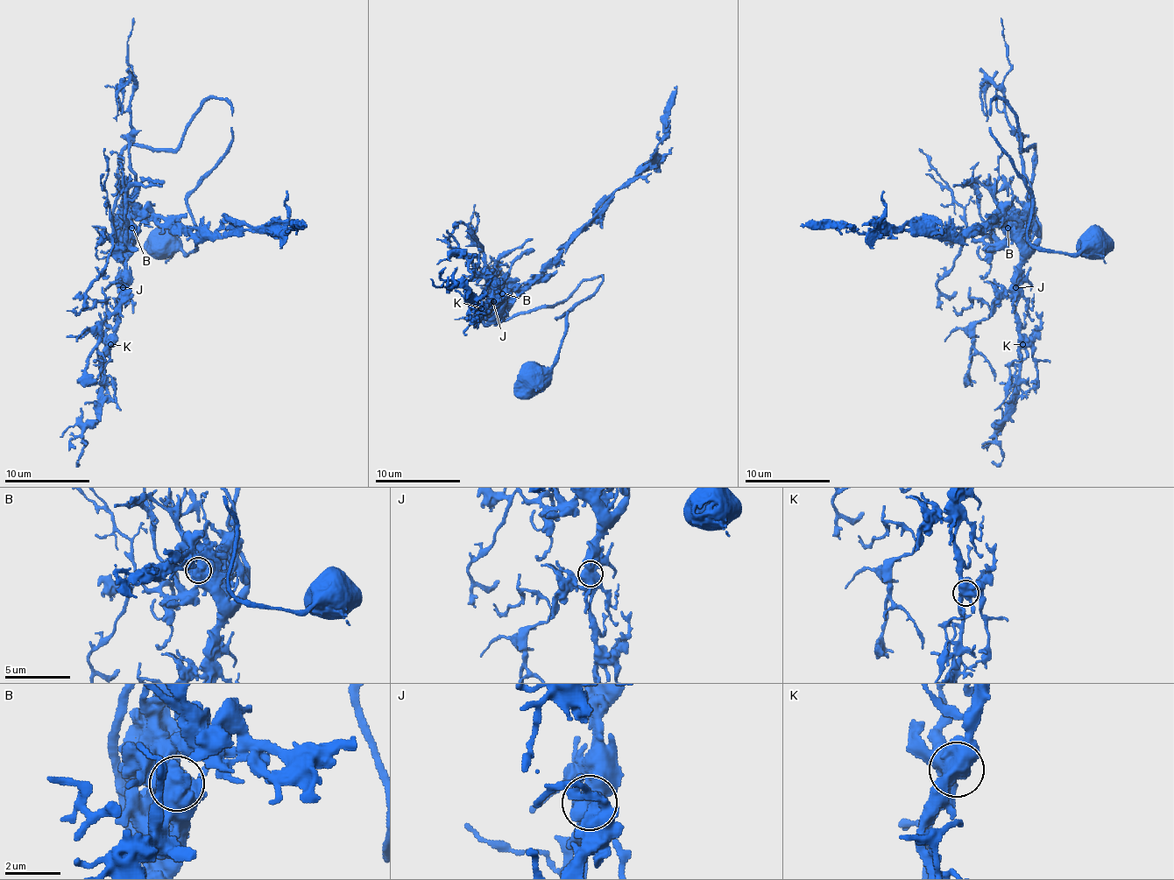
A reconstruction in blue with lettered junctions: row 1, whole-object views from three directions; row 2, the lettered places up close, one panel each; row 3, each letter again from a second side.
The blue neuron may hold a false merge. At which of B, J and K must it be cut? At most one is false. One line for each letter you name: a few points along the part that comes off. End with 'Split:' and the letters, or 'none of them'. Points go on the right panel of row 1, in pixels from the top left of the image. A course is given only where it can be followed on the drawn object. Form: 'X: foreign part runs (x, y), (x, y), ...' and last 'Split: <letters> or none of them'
Split: none of them

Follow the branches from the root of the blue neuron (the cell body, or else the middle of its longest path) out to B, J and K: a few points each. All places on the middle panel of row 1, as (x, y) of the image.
B: (532, 377), (557, 356), (565, 312), (557, 316), (587, 299), (602, 274), (555, 306), (493, 320), (502, 293)
J: (532, 377), (557, 356), (557, 316), (602, 274), (506, 319), (489, 319), (493, 301)
K: (532, 377), (557, 356), (557, 316), (602, 274), (555, 306), (493, 320), (491, 301), (481, 308)

